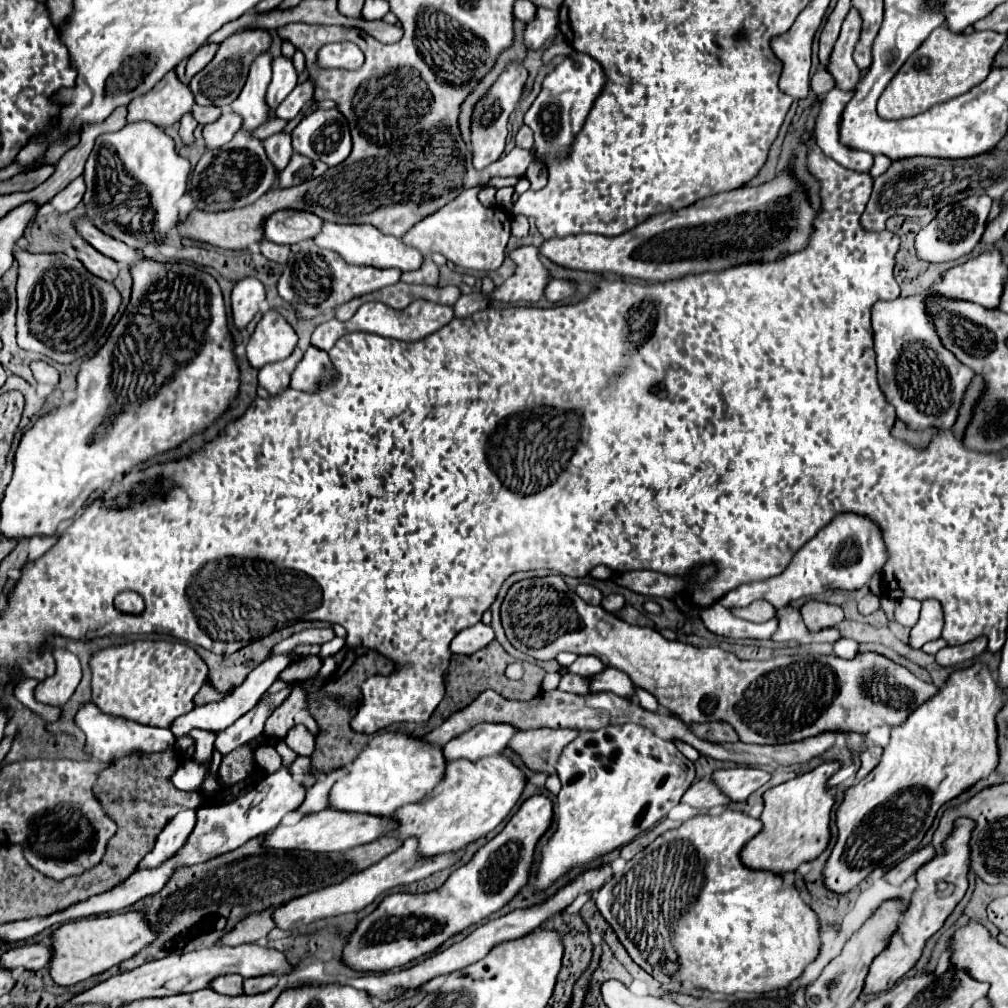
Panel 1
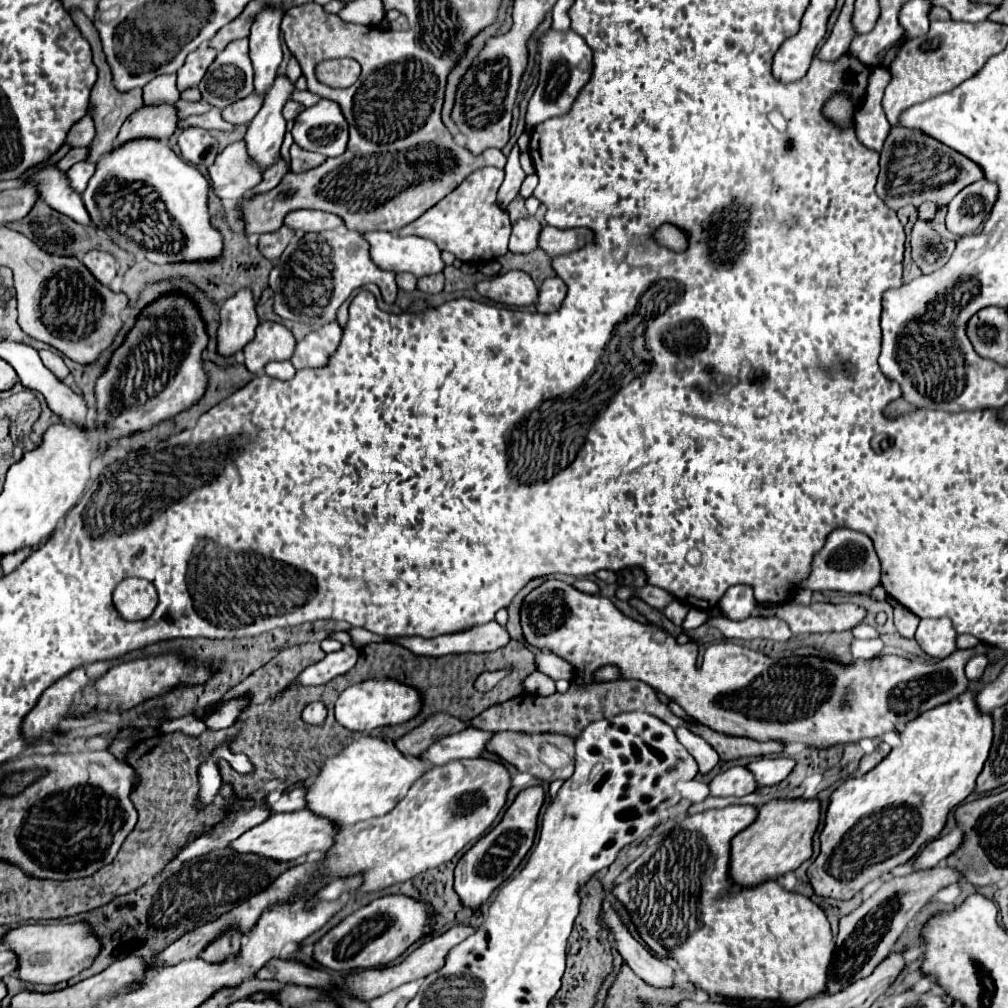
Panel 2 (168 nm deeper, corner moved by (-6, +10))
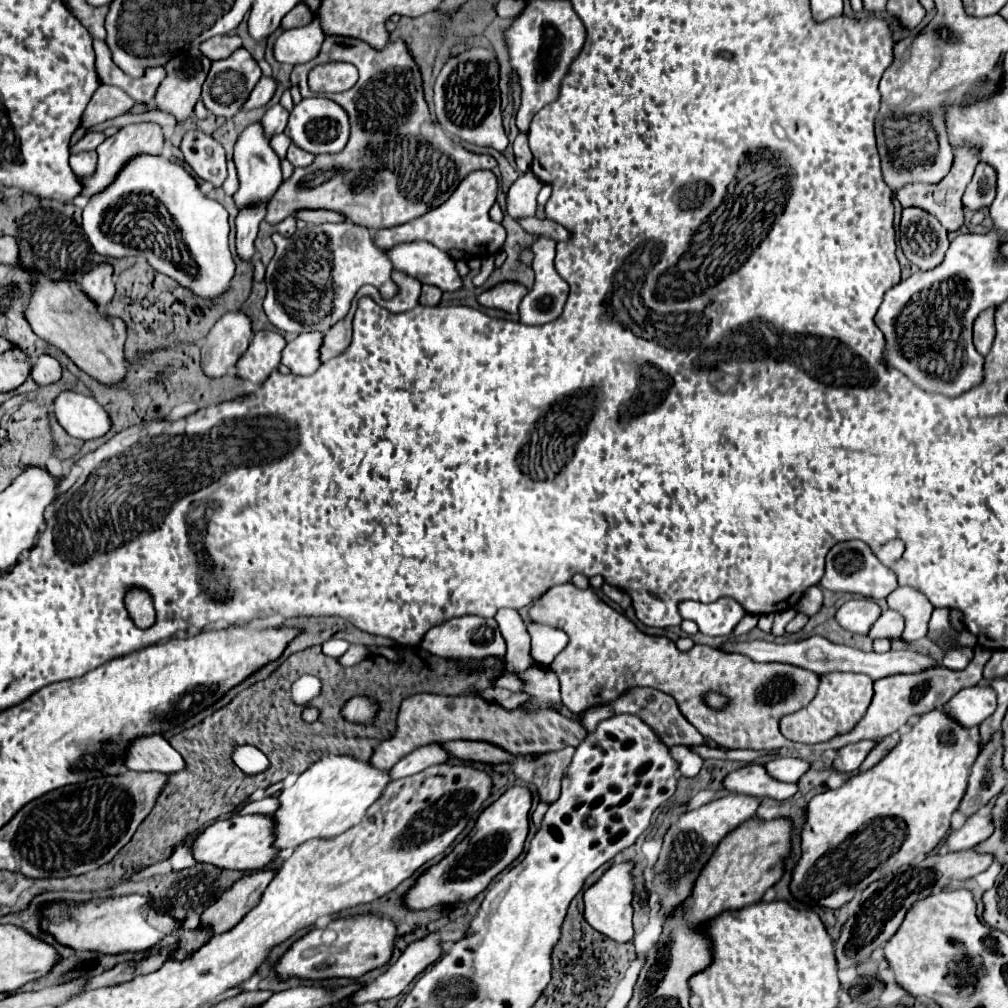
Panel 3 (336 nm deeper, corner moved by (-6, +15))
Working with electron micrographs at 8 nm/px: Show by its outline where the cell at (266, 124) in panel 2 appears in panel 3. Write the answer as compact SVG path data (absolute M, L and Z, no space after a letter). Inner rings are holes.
M253 122L241 132L241 136L239 136L237 144L235 144L235 166L237 166L241 186L239 186L239 190L237 190L237 194L233 198L235 198L235 204L239 208L247 206L251 202L259 202L259 200L267 202L273 196L273 192L279 188L279 184L283 182L279 156L271 148L269 138L265 136L261 122Z

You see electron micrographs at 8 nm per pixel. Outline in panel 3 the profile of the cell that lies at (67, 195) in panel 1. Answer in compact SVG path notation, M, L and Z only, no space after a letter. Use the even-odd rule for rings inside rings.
M81 152L81 154L73 154L69 160L73 172L79 178L87 178L91 176L91 172L95 172L95 164L97 164L97 152Z

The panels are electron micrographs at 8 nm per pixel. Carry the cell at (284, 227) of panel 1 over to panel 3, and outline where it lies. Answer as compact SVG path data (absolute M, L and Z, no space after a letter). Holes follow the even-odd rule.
M299 210L295 214L297 220L311 222L311 224L323 224L323 222L343 222L345 216L333 210Z

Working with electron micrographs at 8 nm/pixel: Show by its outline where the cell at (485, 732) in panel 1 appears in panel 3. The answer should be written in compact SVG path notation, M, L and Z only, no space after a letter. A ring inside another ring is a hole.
M427 744L423 748L413 750L409 756L405 756L403 760L399 760L393 768L391 768L391 780L403 778L403 776L411 776L417 774L433 764L443 764L449 762L451 754L443 748L443 744Z

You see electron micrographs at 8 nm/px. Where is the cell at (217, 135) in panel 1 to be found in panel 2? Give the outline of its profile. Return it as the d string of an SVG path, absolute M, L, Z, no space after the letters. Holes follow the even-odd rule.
M251 93L243 101L237 101L235 105L229 105L227 109L223 109L223 119L233 123L233 125L251 123L251 119L259 113L259 109L263 105L263 97L265 97L265 93L261 93L261 95L259 93Z

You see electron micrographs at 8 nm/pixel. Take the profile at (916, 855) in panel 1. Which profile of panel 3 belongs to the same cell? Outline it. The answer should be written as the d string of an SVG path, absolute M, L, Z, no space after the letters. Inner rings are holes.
M989 806L981 808L979 812L969 816L961 828L949 832L949 836L943 842L949 848L949 852L969 850L969 848L977 846L979 842L983 842L983 840L987 840L991 836L993 824L991 824L989 810L991 810Z

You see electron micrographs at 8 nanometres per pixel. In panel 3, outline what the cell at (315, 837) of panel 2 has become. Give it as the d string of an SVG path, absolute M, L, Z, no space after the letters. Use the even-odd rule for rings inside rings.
M233 814L207 826L195 840L195 860L231 870L263 870L269 866L279 848L271 848L271 814Z

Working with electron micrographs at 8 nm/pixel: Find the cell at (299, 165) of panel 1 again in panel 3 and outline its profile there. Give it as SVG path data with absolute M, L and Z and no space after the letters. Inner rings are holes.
M291 144L289 150L287 150L287 160L289 160L293 166L309 166L309 164L315 160L315 156L309 154L309 152L303 152L303 150L299 150L295 144Z

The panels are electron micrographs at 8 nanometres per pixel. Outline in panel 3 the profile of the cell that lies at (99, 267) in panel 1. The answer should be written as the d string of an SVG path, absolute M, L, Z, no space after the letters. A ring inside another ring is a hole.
M109 262L95 264L89 272L77 274L79 286L85 290L85 294L99 304L99 308L105 308L105 304L113 298L115 294L115 284L113 284L113 266Z

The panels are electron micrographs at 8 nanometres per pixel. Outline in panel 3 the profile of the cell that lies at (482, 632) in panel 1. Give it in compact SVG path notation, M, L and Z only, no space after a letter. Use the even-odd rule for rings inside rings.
M461 616L453 618L449 622L443 622L435 628L431 628L421 644L423 650L443 656L443 658L487 658L487 656L505 656L505 640L499 632L499 626L493 618L481 618L481 616Z

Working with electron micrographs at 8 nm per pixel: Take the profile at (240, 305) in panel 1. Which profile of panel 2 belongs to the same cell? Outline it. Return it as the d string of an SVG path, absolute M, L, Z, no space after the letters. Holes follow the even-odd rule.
M249 289L237 293L221 305L221 325L217 329L217 353L231 357L241 351L253 337L259 319L255 315L255 301Z

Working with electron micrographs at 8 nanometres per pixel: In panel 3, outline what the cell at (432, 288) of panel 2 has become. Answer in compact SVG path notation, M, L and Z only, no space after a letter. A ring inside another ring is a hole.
M423 284L419 302L425 304L425 306L435 306L439 300L441 300L441 290L435 288L435 286L431 286L431 284Z

